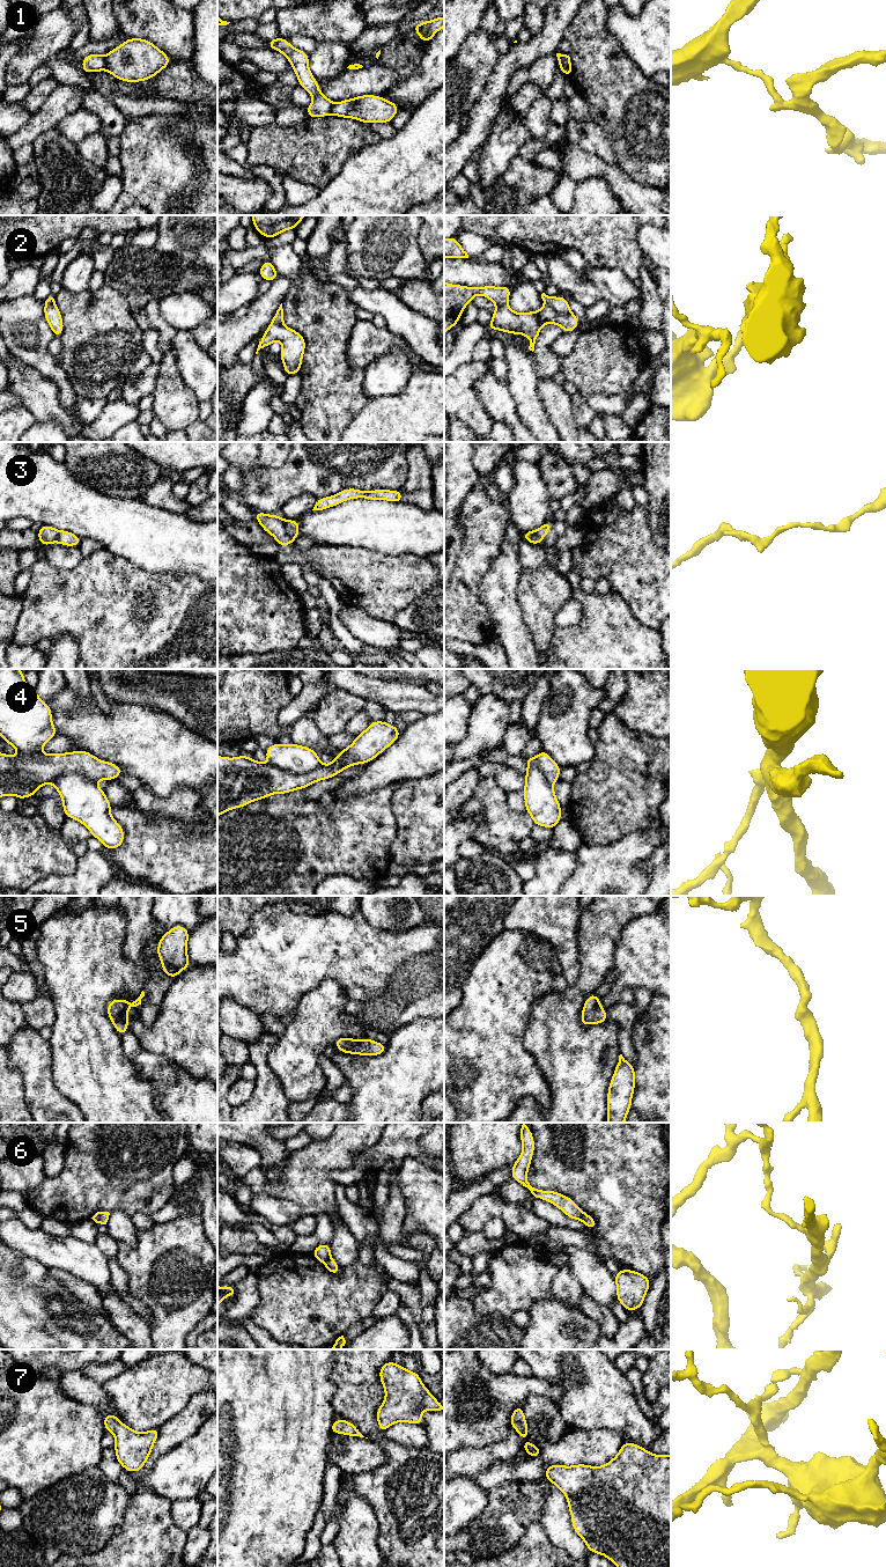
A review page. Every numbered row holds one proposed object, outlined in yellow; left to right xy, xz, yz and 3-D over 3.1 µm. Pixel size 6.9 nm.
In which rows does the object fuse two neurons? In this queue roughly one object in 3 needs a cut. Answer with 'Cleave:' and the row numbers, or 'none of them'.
Cleave: 1, 2, 3, 4, 6

